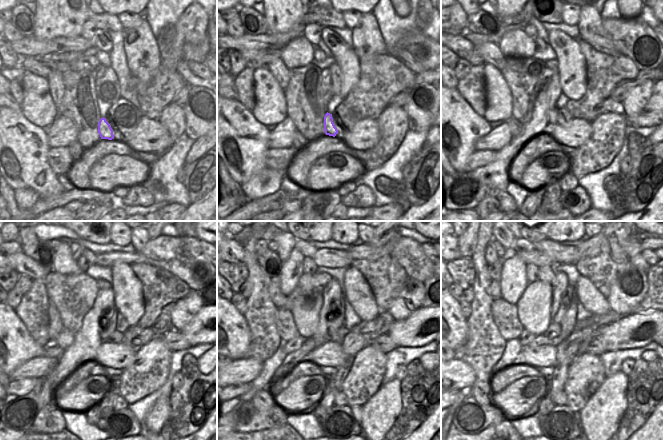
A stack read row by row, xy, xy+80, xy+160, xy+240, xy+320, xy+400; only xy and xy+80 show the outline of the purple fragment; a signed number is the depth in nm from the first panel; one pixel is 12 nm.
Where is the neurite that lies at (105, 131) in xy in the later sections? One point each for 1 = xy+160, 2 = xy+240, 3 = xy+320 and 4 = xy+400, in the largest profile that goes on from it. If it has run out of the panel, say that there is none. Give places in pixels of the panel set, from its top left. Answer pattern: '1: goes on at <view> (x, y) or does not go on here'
1: goes on at xy+160 (552, 114)
2: goes on at xy+240 (109, 326)
3: goes on at xy+320 (336, 320)
4: goes on at xy+400 (566, 298)

